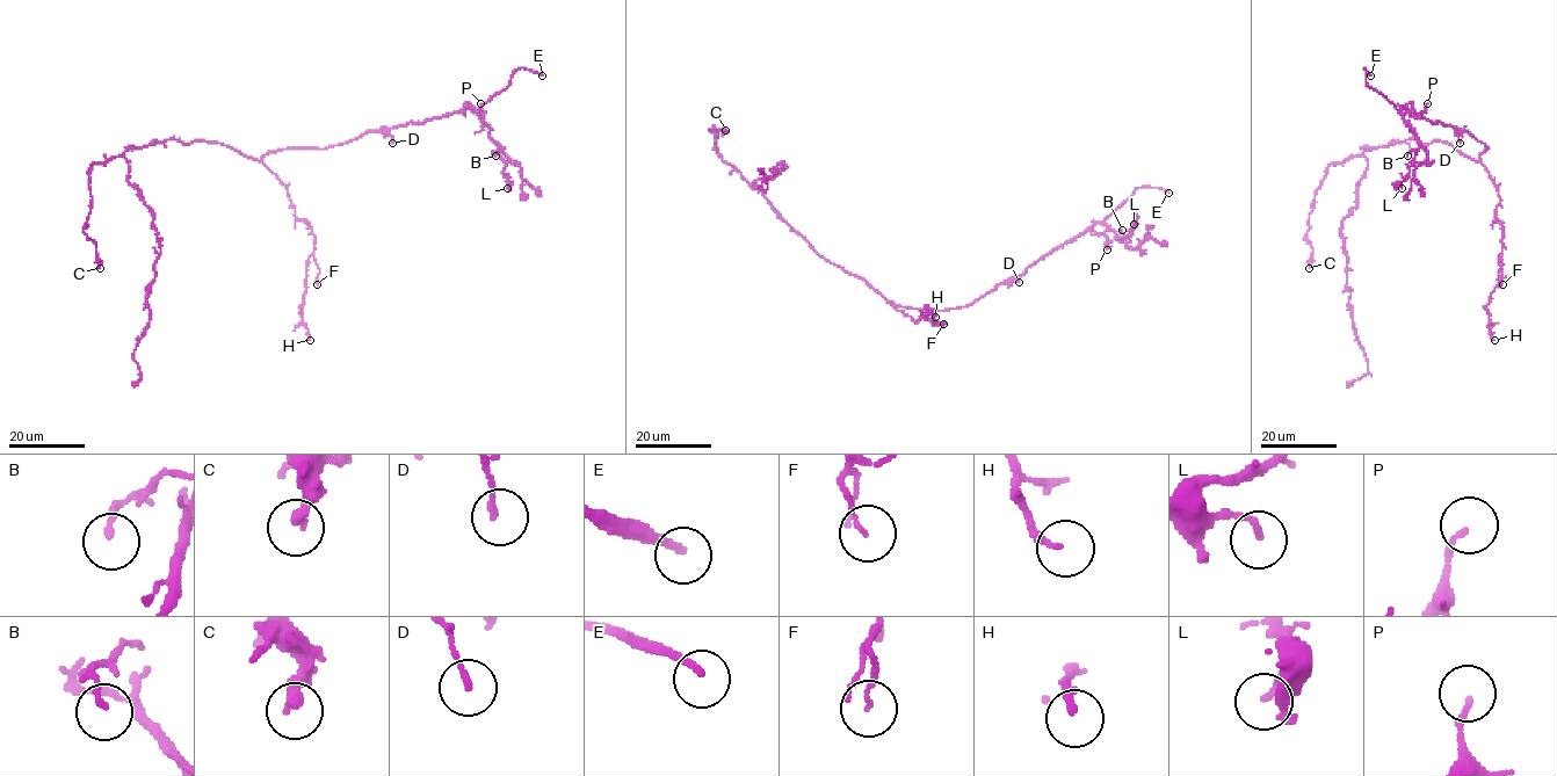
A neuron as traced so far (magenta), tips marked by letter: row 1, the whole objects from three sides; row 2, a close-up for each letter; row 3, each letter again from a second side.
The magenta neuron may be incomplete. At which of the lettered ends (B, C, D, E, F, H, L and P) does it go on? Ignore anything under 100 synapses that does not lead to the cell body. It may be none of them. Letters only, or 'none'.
E

